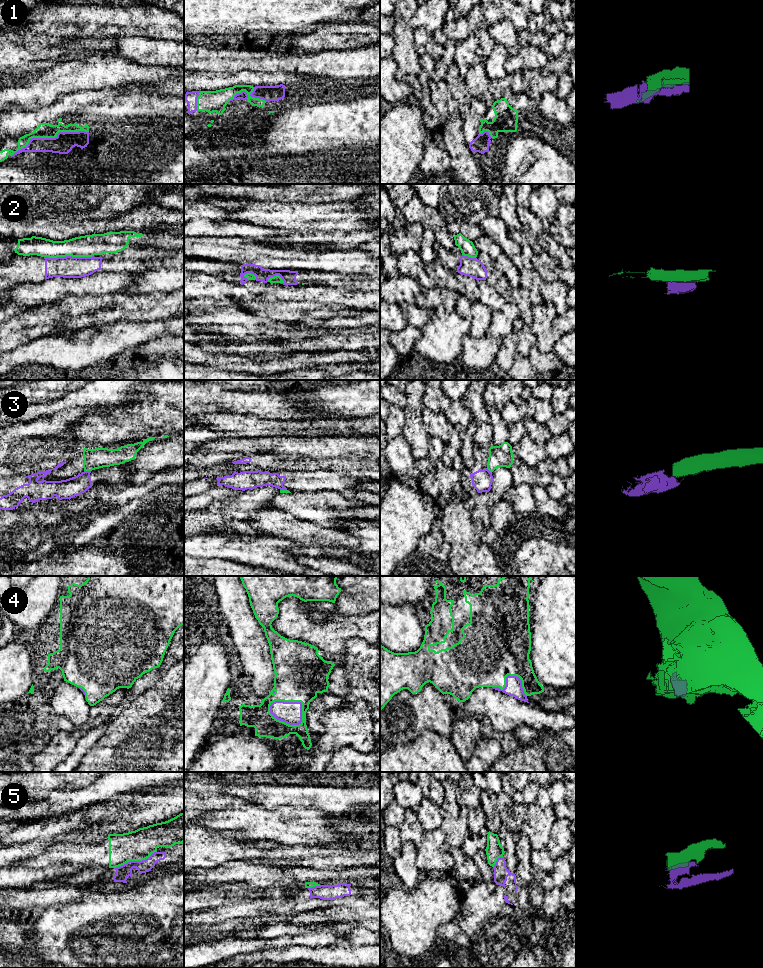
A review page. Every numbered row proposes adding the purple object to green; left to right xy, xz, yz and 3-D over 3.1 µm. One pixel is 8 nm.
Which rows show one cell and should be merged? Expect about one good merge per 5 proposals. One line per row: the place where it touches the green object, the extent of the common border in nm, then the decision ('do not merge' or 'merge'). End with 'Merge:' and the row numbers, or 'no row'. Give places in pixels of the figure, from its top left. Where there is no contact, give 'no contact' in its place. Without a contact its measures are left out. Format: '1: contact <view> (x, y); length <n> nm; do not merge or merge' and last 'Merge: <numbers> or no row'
1: contact xy (49, 137); length 650 nm; merge
2: contact xy (68, 255); length 400 nm; do not merge
3: contact xy (87, 470); length 60 nm; do not merge
4: contact xz (282, 721); length 300 nm; merge
5: contact xy (135, 860); length 380 nm; do not merge
Merge: 1, 4

